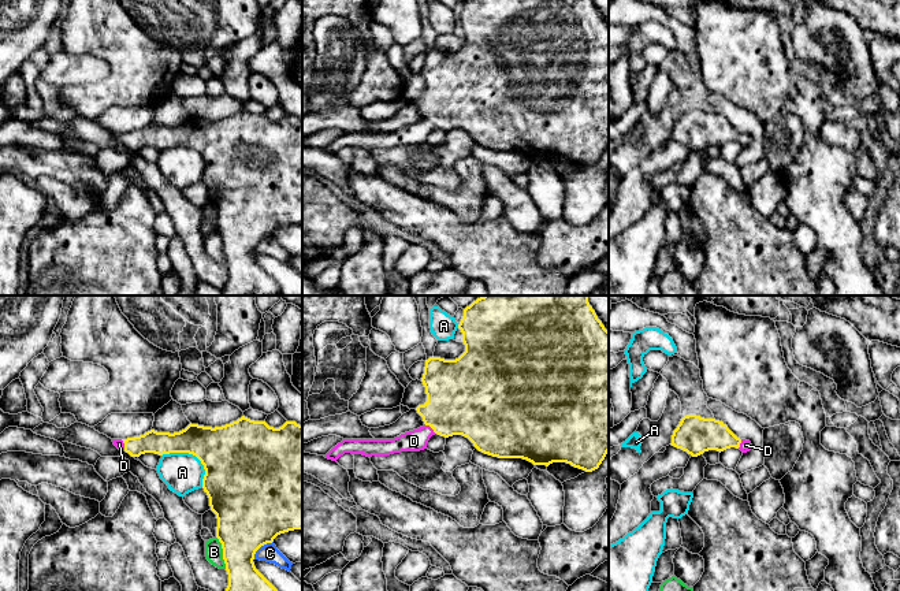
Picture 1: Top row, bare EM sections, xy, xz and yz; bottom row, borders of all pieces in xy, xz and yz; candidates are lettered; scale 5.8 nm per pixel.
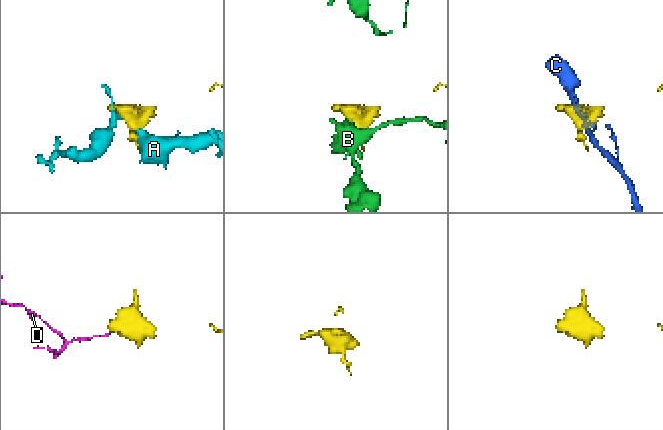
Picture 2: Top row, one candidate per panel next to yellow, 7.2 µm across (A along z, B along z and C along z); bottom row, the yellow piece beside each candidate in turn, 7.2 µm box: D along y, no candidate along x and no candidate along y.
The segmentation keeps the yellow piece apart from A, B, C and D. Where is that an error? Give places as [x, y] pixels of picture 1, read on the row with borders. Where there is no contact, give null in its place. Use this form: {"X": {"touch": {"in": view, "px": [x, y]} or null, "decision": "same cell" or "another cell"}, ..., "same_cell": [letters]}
{"A": {"touch": {"in": "xy", "px": [193, 454]}, "decision": "another cell"}, "B": {"touch": {"in": "xy", "px": [223, 553]}, "decision": "another cell"}, "C": {"touch": {"in": "xy", "px": [260, 546]}, "decision": "another cell"}, "D": {"touch": {"in": "xz", "px": [430, 426]}, "decision": "same cell"}, "same_cell": ["D"]}

